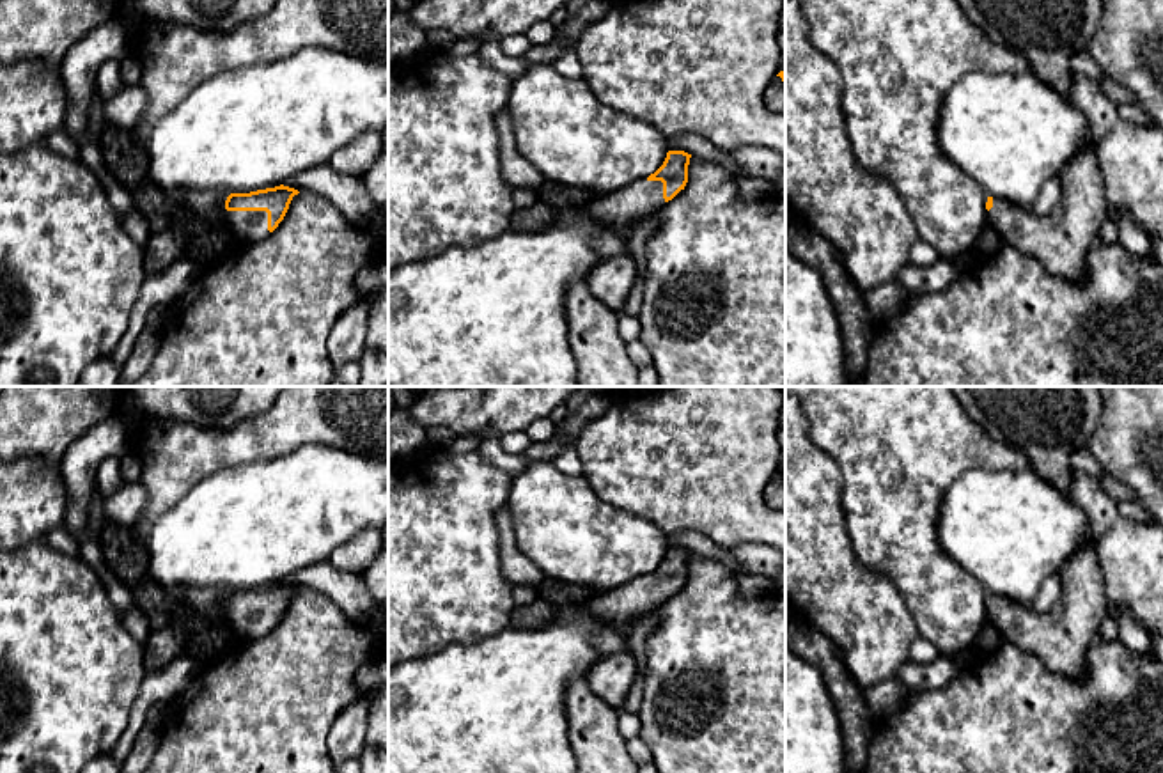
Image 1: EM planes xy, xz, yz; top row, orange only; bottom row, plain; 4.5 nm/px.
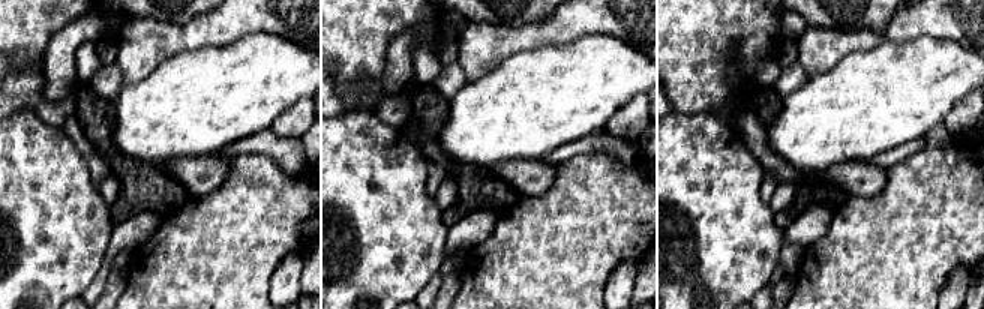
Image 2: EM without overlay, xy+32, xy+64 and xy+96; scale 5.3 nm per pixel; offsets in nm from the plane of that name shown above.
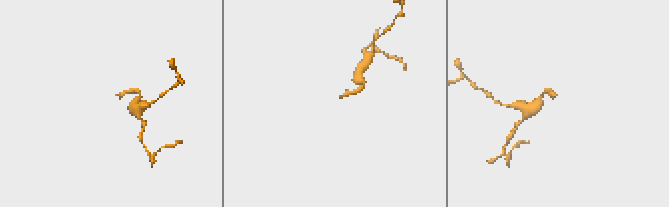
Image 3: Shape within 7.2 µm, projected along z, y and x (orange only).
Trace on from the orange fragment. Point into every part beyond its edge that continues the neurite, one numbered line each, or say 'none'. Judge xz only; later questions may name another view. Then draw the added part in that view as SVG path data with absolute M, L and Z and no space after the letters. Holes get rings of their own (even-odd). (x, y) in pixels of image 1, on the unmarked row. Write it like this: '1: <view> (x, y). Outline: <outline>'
1: xz (610, 678). Outline: M640 576L608 592L594 592L585 608L626 640L633 622L663 603L663 580ZM626 640L621 652L601 656L585 679L601 700L621 709L636 674L636 660Z

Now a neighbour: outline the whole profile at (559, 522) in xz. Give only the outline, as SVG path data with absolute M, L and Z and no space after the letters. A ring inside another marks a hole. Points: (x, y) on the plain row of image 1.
M532 461L512 477L507 507L518 550L544 576L608 592L647 576L667 555L667 534L601 500L585 477Z

